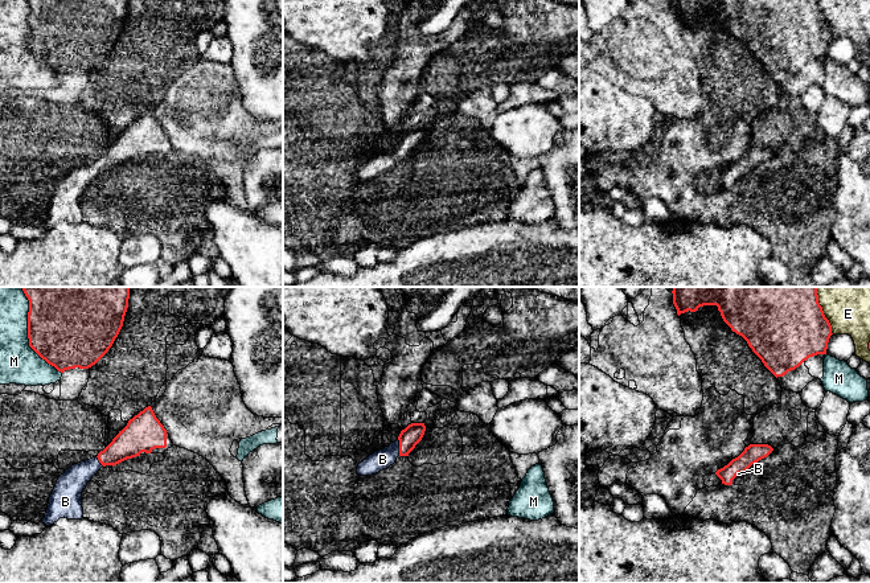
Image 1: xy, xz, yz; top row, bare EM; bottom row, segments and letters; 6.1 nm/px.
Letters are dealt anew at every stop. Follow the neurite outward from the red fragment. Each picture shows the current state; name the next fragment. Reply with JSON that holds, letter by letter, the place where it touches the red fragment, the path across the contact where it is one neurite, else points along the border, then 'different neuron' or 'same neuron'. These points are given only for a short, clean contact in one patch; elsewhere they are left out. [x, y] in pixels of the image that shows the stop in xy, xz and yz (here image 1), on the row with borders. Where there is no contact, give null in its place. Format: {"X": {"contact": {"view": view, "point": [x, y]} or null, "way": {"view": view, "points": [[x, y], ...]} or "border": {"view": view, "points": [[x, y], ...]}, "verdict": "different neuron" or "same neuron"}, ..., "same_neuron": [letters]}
{"B": {"contact": {"view": "xz", "point": [399, 447]}, "way": {"view": "xz", "points": [[411, 435], [399, 447], [382, 459]]}, "verdict": "same neuron"}, "E": {"contact": {"view": "yz", "point": [823, 311]}, "verdict": "different neuron"}, "M": {"contact": {"view": "xy", "point": [28, 332]}, "verdict": "different neuron"}, "same_neuron": ["B"]}

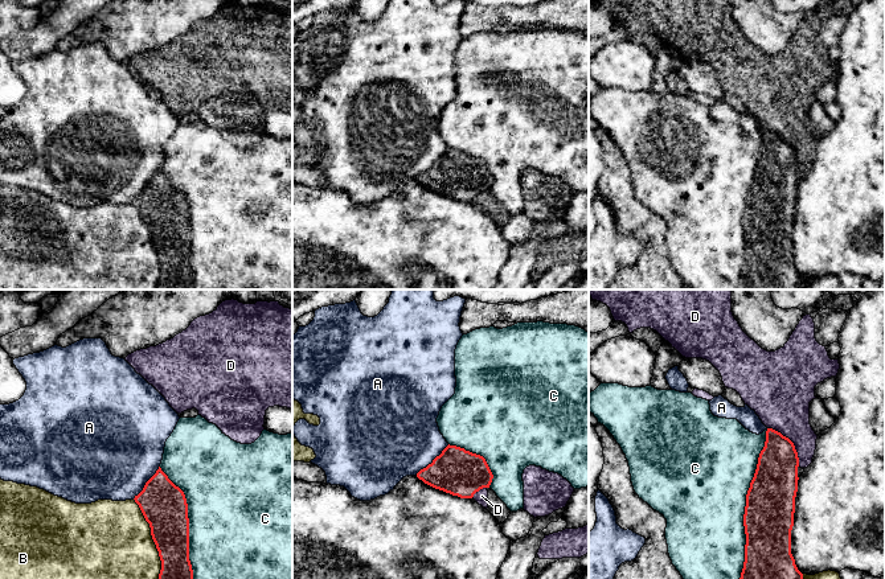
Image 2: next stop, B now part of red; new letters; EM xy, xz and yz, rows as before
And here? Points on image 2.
{"A": {"contact": {"view": "xz", "point": [433, 462]}, "verdict": "different neuron"}, "B": {"contact": {"view": "xy", "point": [152, 538]}, "verdict": "different neuron"}, "C": {"contact": {"view": "yz", "point": [746, 504]}, "verdict": "different neuron"}, "D": {"contact": {"view": "yz", "point": [791, 442]}, "verdict": "same neuron"}, "same_neuron": ["D"]}

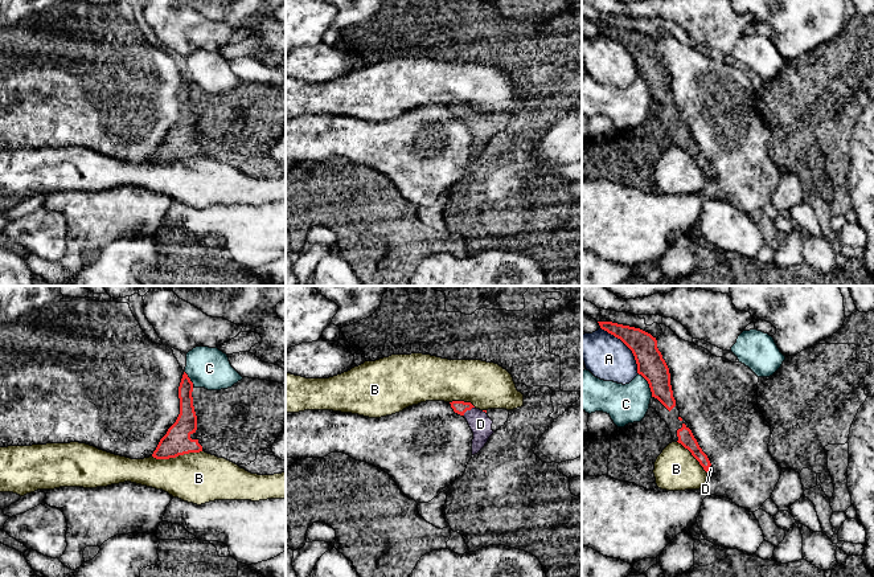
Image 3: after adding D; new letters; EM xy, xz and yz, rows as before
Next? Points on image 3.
{"A": {"contact": {"view": "yz", "point": [627, 346]}, "verdict": "different neuron"}, "B": {"contact": {"view": "xy", "point": [176, 455]}, "border": {"view": "xy", "points": [[201, 450], [168, 458], [152, 457]]}, "verdict": "different neuron"}, "C": {"contact": {"view": "yz", "point": [649, 385]}, "verdict": "different neuron"}, "D": {"contact": {"view": "xz", "point": [467, 409]}, "way": {"view": "xz", "points": [[459, 406], [467, 409], [480, 424]]}, "verdict": "same neuron"}, "same_neuron": ["D"]}

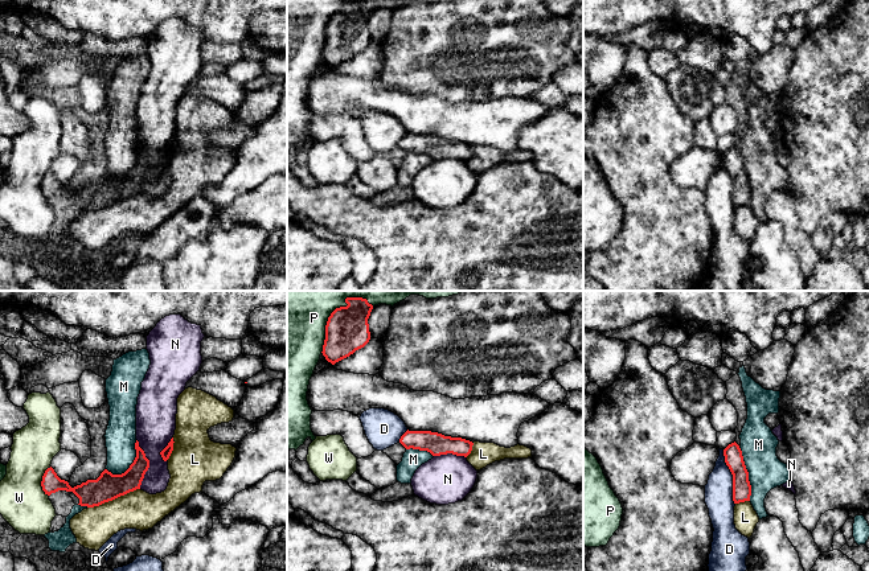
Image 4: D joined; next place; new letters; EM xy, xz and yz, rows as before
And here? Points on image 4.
{"D": {"contact": {"view": "yz", "point": [733, 477]}, "verdict": "different neuron"}, "L": {"contact": {"view": "xy", "point": [113, 498]}, "verdict": "different neuron"}, "M": {"contact": {"view": "yz", "point": [747, 475]}, "verdict": "different neuron"}, "N": {"contact": {"view": "xy", "point": [148, 464]}, "border": {"view": "xy", "points": [[136, 439], [148, 460], [148, 469], [140, 488]]}, "verdict": "different neuron"}, "P": {"contact": {"view": "xz", "point": [332, 312]}, "verdict": "different neuron"}, "W": {"contact": {"view": "xy", "point": [41, 481]}, "verdict": "different neuron"}, "same_neuron": []}

